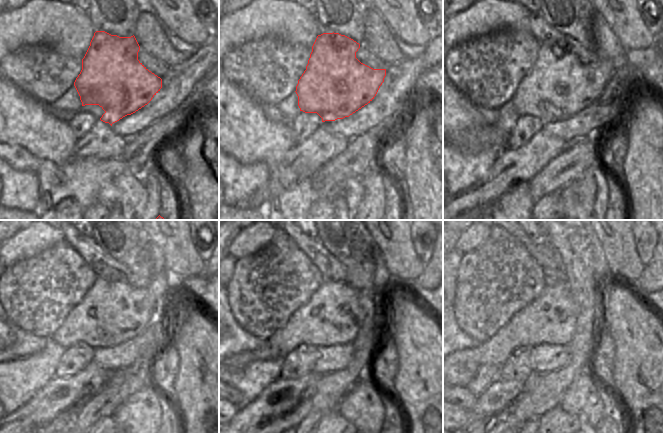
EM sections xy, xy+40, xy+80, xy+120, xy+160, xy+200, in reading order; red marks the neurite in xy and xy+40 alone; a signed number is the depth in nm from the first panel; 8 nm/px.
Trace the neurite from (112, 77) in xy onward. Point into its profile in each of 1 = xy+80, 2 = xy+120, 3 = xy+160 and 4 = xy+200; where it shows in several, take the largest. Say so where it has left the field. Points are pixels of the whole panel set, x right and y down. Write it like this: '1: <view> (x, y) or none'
1: xy+80 (558, 86)
2: xy+120 (109, 314)
3: xy+160 (332, 316)
4: xy+200 (550, 319)

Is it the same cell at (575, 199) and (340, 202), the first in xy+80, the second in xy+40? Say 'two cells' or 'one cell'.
one cell

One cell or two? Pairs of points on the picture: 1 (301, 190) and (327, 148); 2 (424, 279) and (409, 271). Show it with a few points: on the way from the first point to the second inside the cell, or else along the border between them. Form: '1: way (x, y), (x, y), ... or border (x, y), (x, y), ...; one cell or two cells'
1: border (311, 176), (288, 188); two cells
2: border (424, 265), (423, 271), (413, 281); two cells

